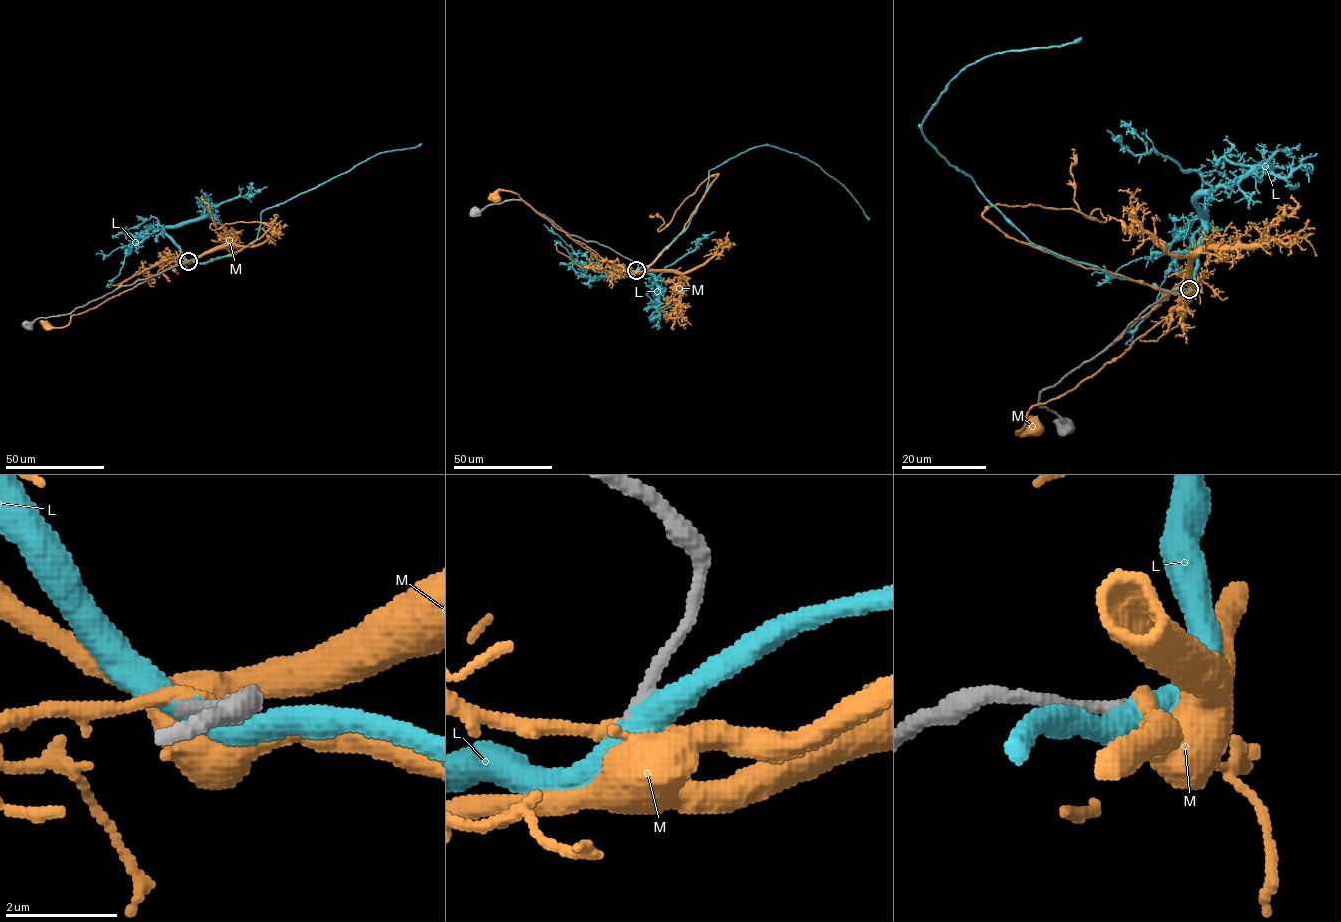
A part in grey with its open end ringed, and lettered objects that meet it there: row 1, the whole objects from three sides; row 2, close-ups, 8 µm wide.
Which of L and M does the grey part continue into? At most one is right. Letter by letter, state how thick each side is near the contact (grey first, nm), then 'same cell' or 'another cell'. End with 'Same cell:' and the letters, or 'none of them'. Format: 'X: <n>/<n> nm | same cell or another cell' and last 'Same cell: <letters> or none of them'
L: 280/440 nm | same cell
M: 260/240 nm | another cell
Same cell: L

